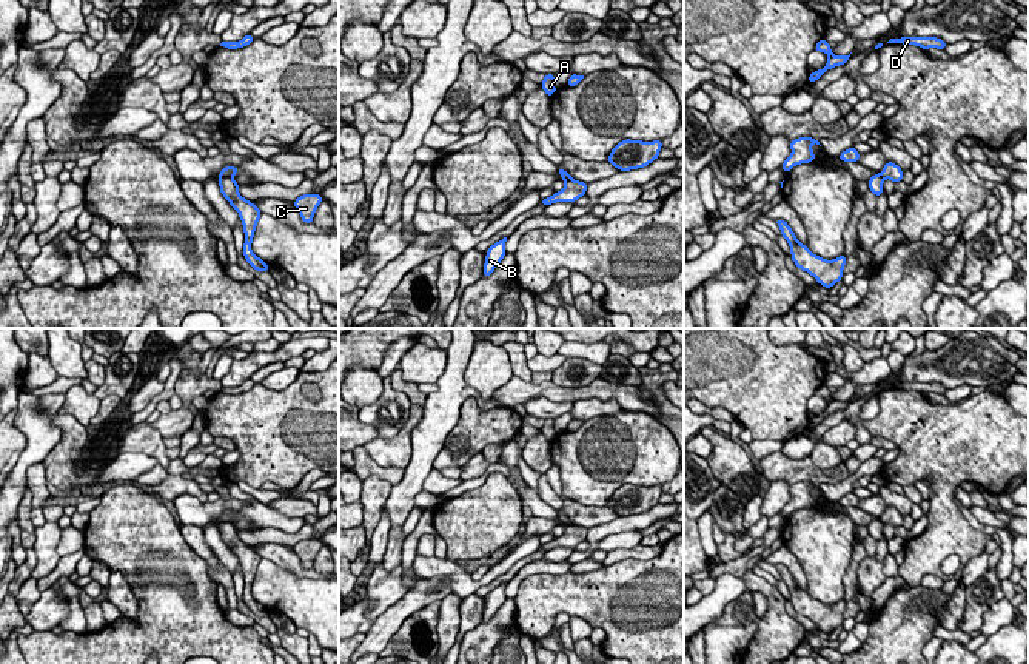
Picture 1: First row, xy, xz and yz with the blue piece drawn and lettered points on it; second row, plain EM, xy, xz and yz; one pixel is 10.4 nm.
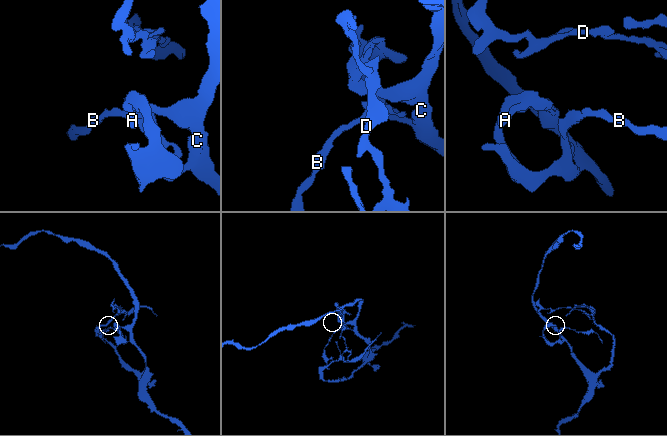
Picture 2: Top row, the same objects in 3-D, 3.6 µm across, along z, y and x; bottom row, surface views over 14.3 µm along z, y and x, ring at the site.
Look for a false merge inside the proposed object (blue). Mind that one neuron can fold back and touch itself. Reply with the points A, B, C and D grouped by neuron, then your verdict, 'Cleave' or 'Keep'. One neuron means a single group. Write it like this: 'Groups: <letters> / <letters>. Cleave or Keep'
Groups: A C D / B. Cleave

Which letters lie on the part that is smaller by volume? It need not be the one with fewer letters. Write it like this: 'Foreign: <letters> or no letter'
Foreign: B

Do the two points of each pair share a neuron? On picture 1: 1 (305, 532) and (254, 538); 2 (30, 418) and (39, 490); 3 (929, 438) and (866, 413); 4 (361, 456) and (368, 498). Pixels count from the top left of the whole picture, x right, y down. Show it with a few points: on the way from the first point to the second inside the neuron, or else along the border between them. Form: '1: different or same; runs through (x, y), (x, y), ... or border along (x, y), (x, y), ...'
1: same; runs through (293, 536), (267, 536)
2: different; border along (40, 462), (28, 469), (26, 487)
3: different; border along (877, 398), (878, 412), (864, 421)
4: different; border along (362, 479), (378, 475), (392, 486)

